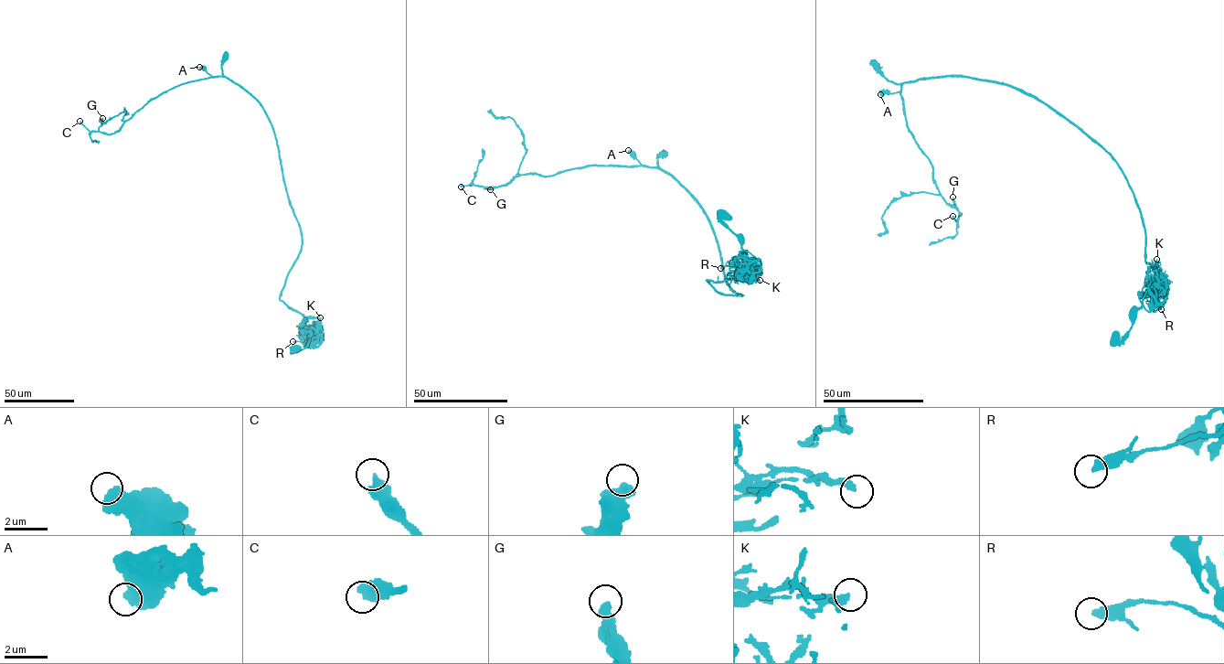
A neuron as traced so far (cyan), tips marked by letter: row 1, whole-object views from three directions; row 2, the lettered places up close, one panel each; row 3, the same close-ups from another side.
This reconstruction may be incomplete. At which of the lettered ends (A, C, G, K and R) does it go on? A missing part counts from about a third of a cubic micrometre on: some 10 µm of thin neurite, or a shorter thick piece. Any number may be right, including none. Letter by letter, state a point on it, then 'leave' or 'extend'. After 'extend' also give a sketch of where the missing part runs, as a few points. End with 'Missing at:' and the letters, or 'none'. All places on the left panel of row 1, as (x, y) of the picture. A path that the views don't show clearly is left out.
A: at (199, 67); leave
C: at (79, 121); extend; missing branch runs (79, 121), (69, 116), (62, 101)
G: at (102, 118); leave
K: at (320, 317); leave
R: at (292, 341); leave
Missing at: C

